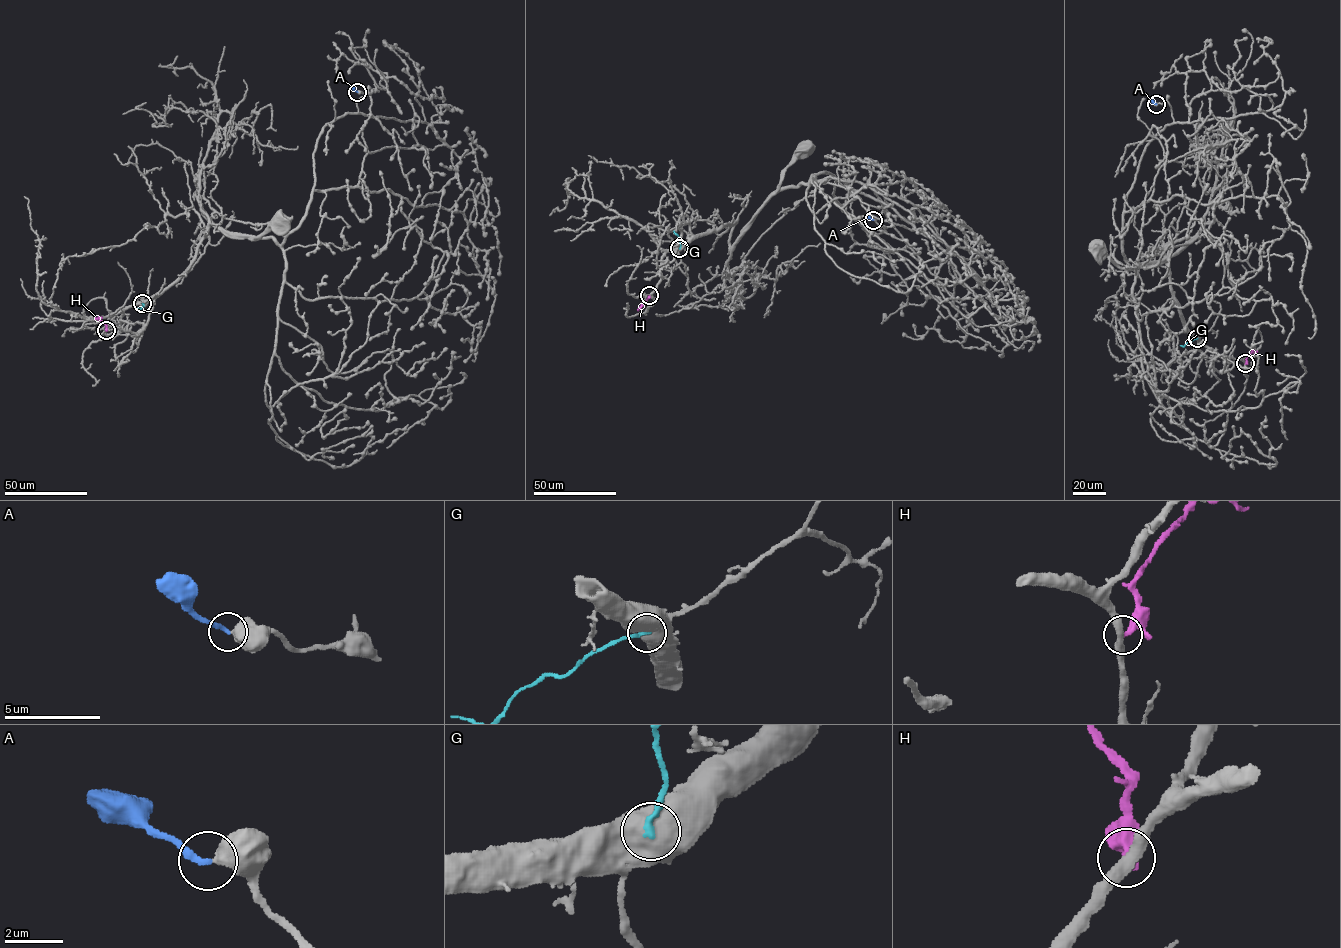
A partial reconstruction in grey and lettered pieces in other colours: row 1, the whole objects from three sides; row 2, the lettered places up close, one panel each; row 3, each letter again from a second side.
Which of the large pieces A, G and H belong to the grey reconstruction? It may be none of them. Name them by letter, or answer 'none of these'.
A

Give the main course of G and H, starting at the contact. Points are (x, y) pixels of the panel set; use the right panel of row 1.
G: (1197, 338), (1180, 346)
H: (1245, 364), (1248, 355), (1257, 351)

